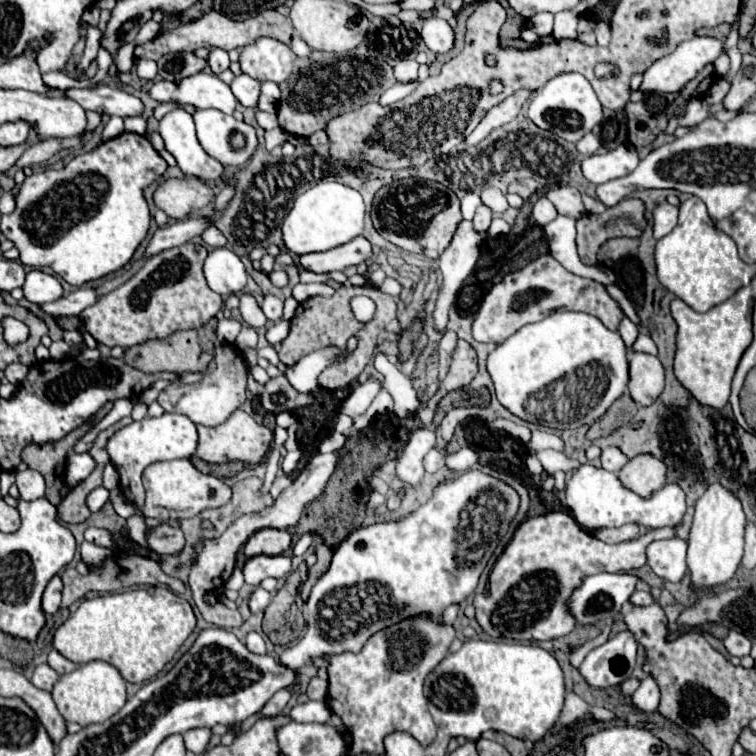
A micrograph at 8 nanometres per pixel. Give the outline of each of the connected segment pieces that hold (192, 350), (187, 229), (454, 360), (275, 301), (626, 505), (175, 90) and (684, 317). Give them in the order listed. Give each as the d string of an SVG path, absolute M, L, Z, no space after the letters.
M175 332L173 336L167 336L165 340L149 340L145 344L137 344L133 348L127 348L123 354L123 360L141 370L141 372L173 372L173 374L183 374L183 372L207 372L213 356L203 352L201 344L197 342L195 336L189 332Z
M189 216L179 222L169 222L165 228L159 228L153 234L153 238L145 250L145 256L149 258L157 252L163 252L163 250L169 250L175 246L183 246L189 240L193 240L195 236L201 236L211 224L213 224L213 220L205 218L205 216Z
M459 340L451 356L449 372L441 382L441 394L467 388L469 382L475 378L475 374L477 374L477 354L465 340Z
M265 296L263 312L267 318L281 318L283 316L283 302L275 296Z
M591 464L579 466L565 488L565 506L573 512L574 519L587 530L613 528L623 524L639 524L647 528L665 528L677 526L687 510L685 494L677 484L667 484L657 490L649 500L641 500L635 492L629 492L621 486L615 472L605 472L603 468L595 468Z
M199 72L179 82L159 80L149 90L157 102L177 102L181 106L195 106L199 110L215 108L225 114L233 114L237 98L231 88L221 82L213 72Z
M741 288L735 296L715 306L713 310L699 314L689 308L683 300L675 298L671 302L671 314L679 326L677 330L677 350L673 358L675 378L685 390L701 404L721 410L729 402L731 380L737 364L751 344L751 310L753 310L753 288Z

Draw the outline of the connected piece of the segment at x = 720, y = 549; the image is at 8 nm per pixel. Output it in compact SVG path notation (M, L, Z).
M721 484L709 486L695 504L695 516L689 532L687 568L691 574L691 588L709 590L735 576L743 556L743 530L745 514L741 510L741 502L729 490L721 488Z

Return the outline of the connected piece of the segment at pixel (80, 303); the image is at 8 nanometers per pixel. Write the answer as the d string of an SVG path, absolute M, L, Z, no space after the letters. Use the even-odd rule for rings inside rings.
M77 288L75 292L71 292L69 296L63 296L61 300L49 302L49 304L41 304L41 310L53 318L59 316L77 316L81 314L87 306L91 306L93 302L97 302L97 296L91 288Z

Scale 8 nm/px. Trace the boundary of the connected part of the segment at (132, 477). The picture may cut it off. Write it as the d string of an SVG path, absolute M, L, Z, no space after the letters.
M165 412L159 418L145 418L141 422L133 422L121 430L117 430L107 444L109 456L113 466L121 476L121 490L127 500L131 500L137 508L145 502L145 488L141 482L141 474L147 466L161 460L175 460L175 458L191 458L197 452L197 428L195 424L183 414L169 414Z

